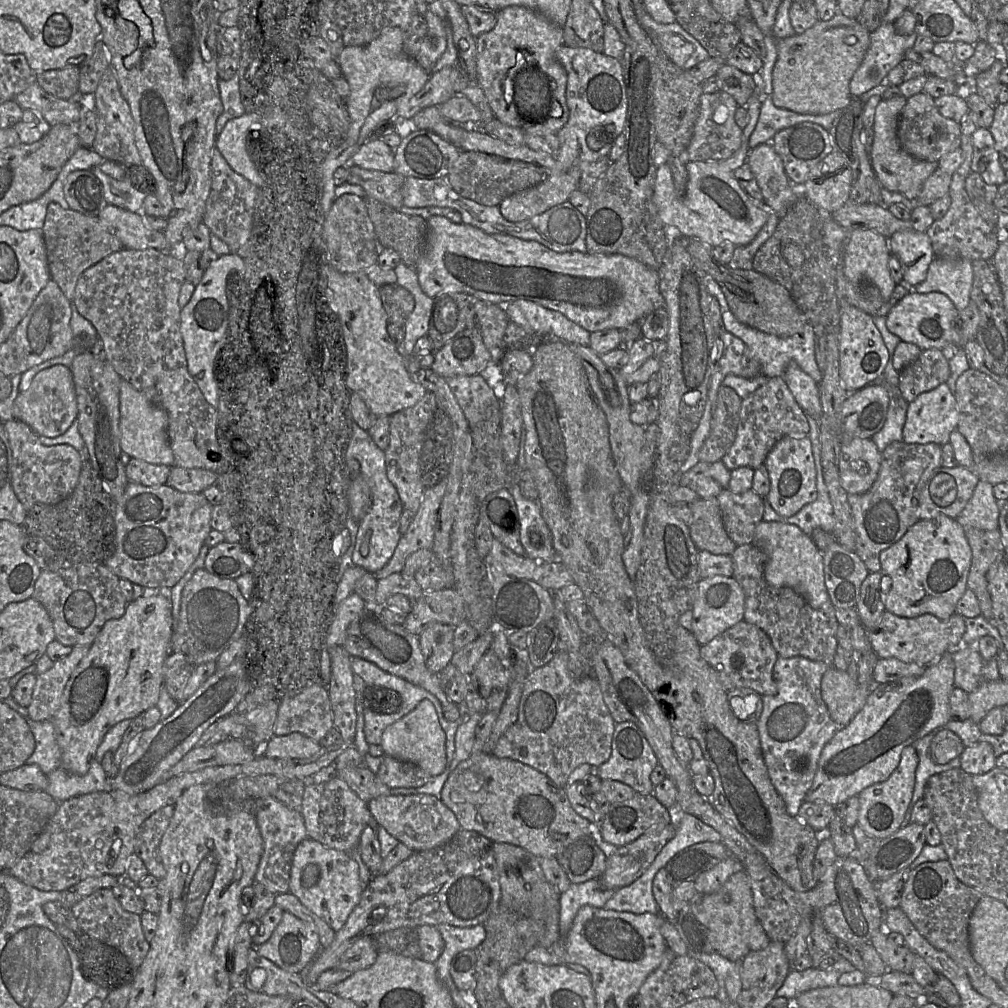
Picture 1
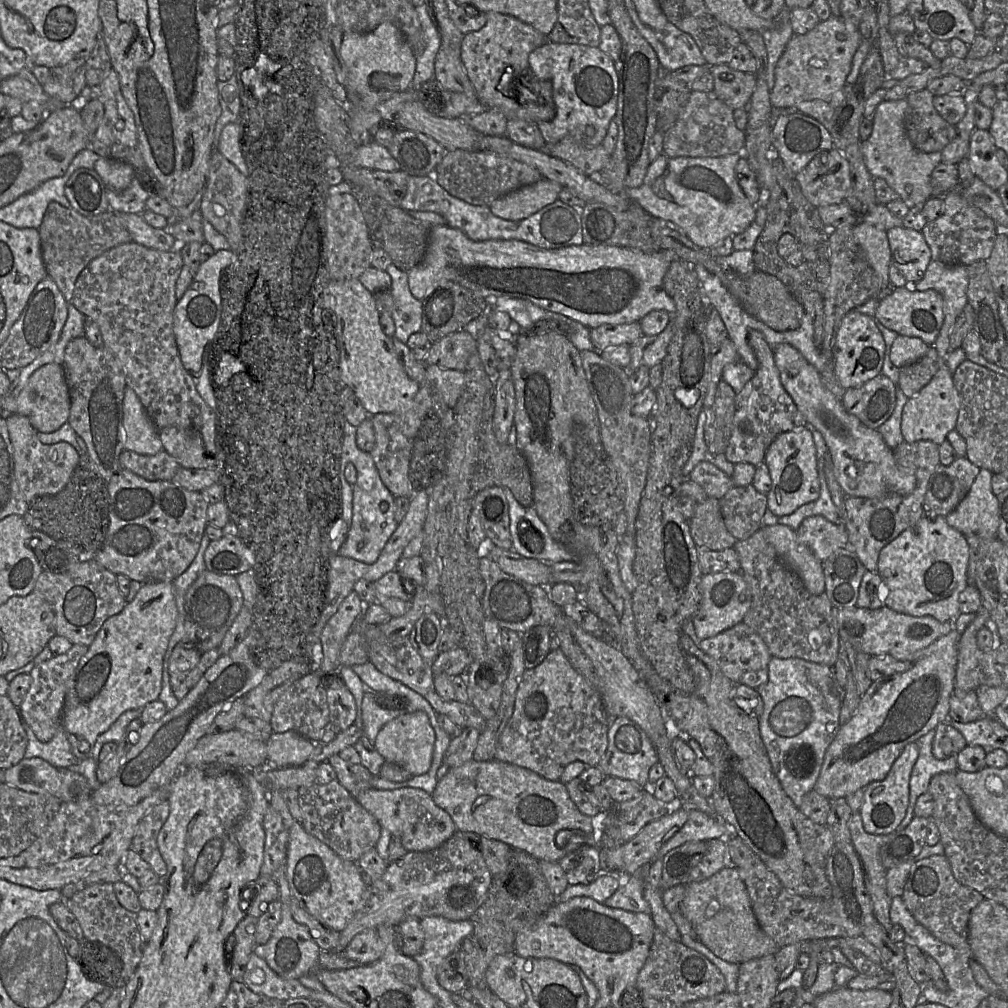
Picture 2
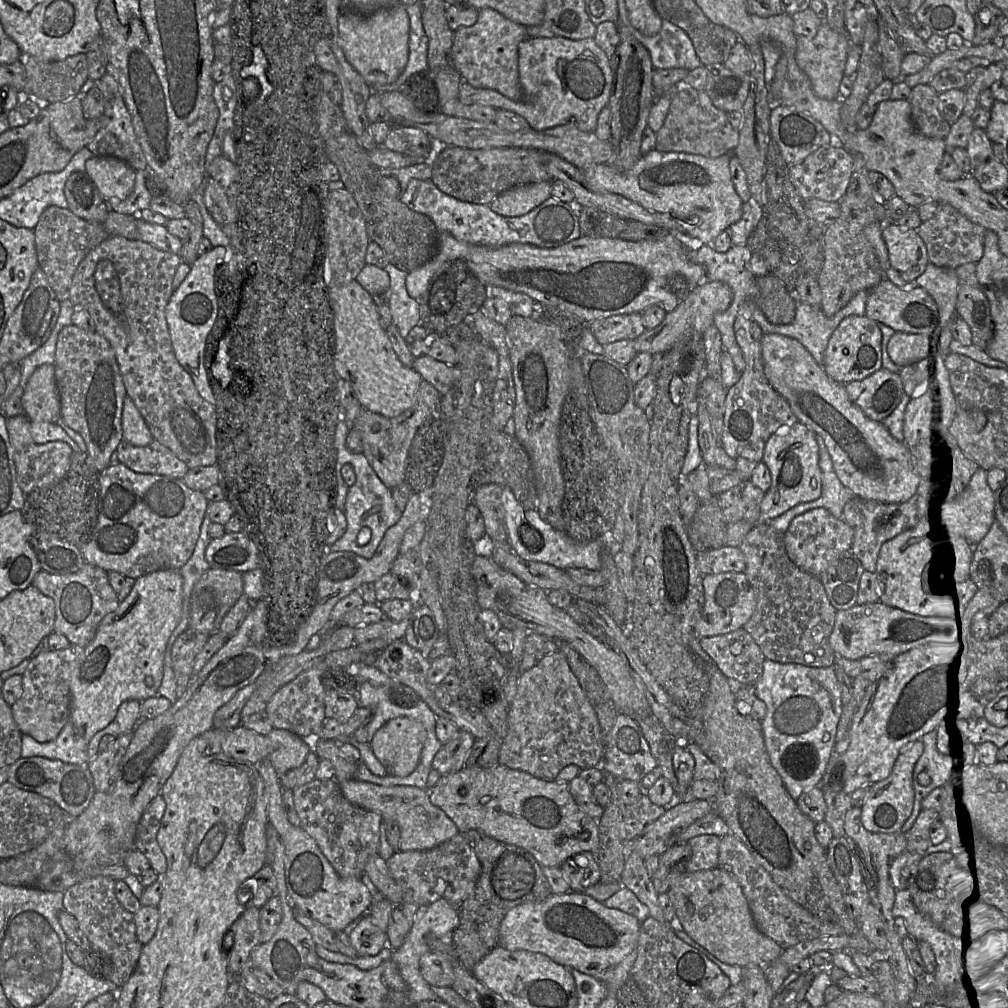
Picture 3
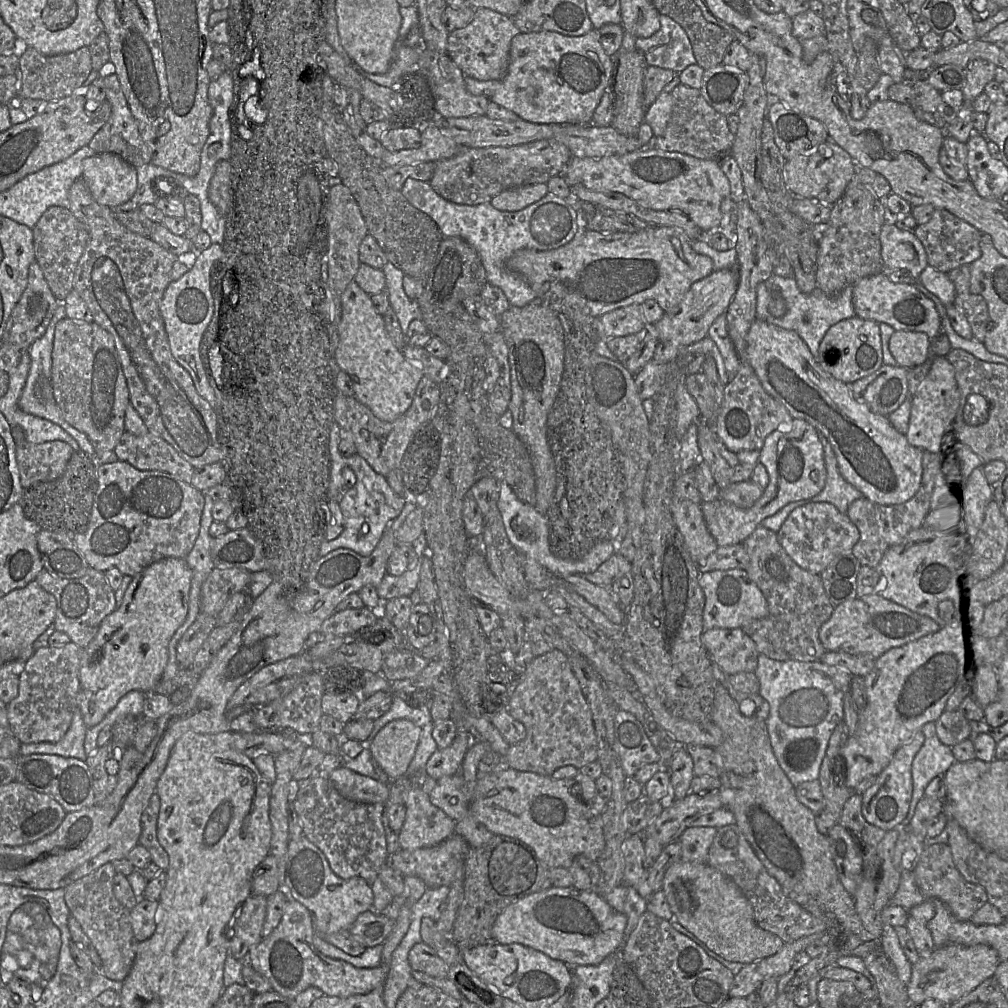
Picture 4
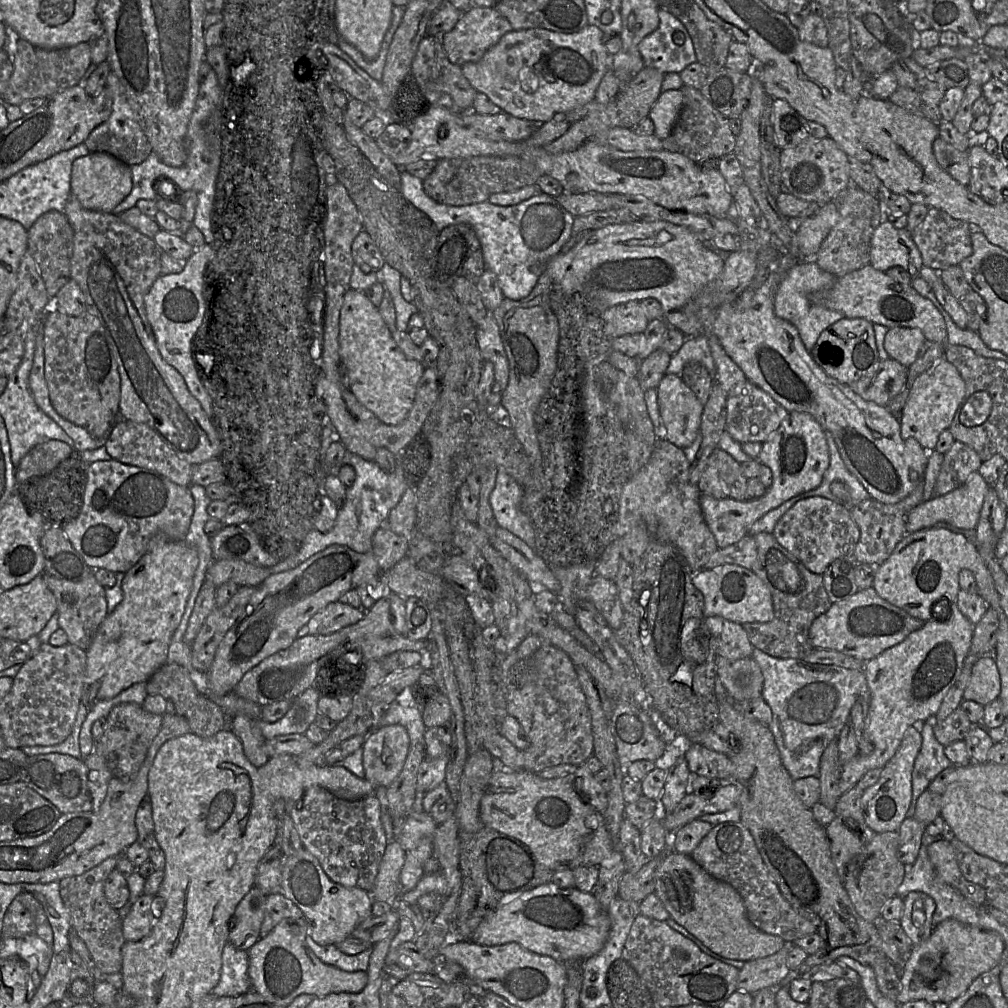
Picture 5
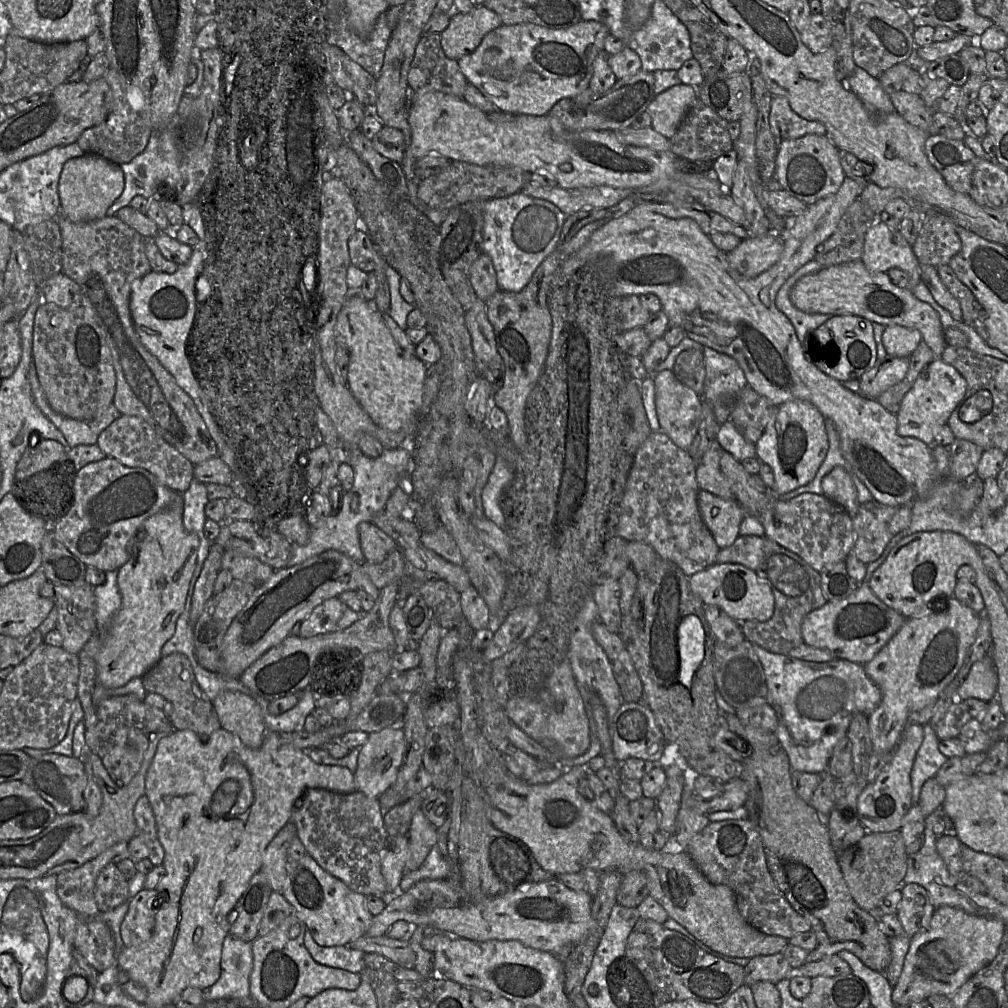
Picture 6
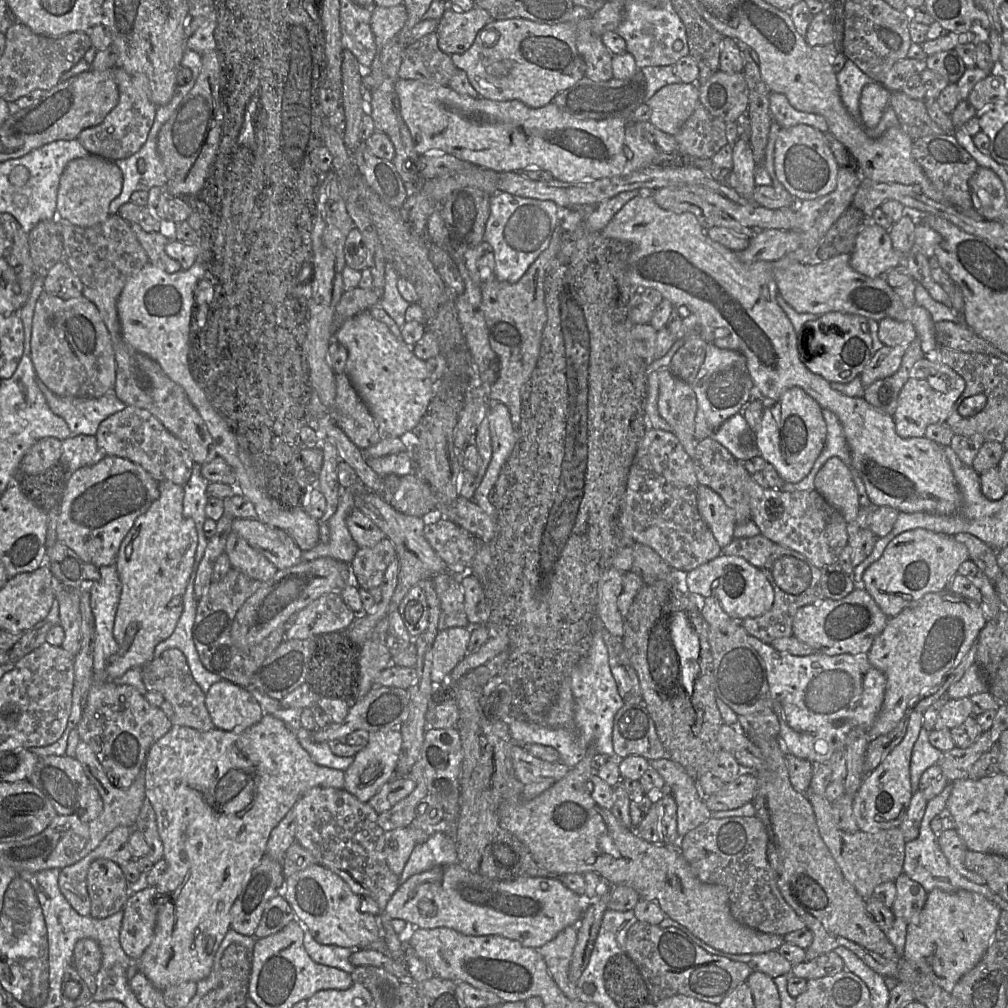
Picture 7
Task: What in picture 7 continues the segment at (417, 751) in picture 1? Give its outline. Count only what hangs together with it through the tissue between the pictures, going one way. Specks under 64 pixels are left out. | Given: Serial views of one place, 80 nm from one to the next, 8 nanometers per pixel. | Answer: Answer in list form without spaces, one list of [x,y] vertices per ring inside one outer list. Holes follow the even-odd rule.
[[[399,729],[379,730],[370,733],[367,744],[354,755],[353,763],[344,771],[344,790],[361,802],[368,802],[385,783],[395,776],[402,742],[402,733]]]

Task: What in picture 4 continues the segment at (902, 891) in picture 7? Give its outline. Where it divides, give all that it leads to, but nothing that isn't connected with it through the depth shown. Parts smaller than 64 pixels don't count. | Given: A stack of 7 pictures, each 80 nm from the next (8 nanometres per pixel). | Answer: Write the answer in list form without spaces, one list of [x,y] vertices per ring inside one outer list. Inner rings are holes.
[[[924,900],[908,912],[907,928],[920,957],[928,957],[935,950],[929,921],[934,917],[935,906],[932,901]]]

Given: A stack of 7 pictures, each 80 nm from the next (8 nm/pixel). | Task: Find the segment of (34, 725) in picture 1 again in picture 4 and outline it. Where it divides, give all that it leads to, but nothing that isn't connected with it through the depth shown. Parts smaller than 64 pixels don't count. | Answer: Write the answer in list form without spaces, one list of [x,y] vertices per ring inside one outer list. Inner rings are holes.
[[[76,709],[71,725],[60,741],[56,743],[21,743],[20,755],[28,756],[31,754],[50,754],[67,758],[78,758],[85,761],[87,759],[87,755],[84,750],[84,741],[87,729],[88,728],[83,721],[81,711]]]

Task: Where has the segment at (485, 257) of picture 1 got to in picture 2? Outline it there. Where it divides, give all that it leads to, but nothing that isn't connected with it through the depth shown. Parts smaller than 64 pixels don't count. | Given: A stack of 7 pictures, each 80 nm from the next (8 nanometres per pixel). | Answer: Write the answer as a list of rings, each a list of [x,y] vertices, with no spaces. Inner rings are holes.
[[[437,225],[430,228],[423,260],[408,272],[408,284],[411,294],[422,301],[431,295],[440,282],[454,282],[485,299],[499,296],[525,299],[542,309],[562,314],[593,329],[603,324],[640,322],[652,310],[665,310],[672,315],[676,305],[664,289],[663,278],[673,259],[678,258],[665,250],[646,253],[620,246],[585,243],[544,249],[520,240],[474,241],[457,228]]]

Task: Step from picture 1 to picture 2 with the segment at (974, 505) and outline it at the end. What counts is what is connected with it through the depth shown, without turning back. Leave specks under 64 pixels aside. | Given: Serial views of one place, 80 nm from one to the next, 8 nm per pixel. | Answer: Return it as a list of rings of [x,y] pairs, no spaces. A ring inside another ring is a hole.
[[[980,469],[968,494],[945,516],[951,527],[964,535],[976,534],[984,538],[997,536],[999,508],[997,496],[991,488],[992,475],[989,470]]]

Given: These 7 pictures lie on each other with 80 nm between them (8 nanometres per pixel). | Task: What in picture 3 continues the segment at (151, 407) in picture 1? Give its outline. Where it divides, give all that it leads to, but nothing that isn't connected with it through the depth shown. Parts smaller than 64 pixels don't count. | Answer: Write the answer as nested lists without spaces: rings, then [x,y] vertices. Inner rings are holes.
[[[128,395],[123,402],[122,429],[123,440],[133,446],[148,446],[154,441],[145,420]]]

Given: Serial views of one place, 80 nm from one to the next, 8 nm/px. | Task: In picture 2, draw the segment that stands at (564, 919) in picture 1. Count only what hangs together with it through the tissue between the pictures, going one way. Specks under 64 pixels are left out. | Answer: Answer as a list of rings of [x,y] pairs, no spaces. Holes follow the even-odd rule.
[[[604,871],[588,884],[568,885],[565,891],[556,897],[556,903],[583,896],[603,904],[624,881],[622,875]]]

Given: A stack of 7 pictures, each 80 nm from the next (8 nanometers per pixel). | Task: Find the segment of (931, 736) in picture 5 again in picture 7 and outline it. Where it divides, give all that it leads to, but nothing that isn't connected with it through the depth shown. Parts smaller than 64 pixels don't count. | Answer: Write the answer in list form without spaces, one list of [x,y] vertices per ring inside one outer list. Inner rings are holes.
[[[922,728],[914,744],[911,757],[910,778],[912,795],[919,790],[920,779],[924,771],[932,765],[938,764],[943,754],[943,752],[931,745],[929,742],[929,731]]]

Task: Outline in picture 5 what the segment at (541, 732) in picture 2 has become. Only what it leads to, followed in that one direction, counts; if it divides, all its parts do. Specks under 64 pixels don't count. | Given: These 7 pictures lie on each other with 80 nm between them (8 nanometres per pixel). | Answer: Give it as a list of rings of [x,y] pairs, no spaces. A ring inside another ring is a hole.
[[[544,644],[532,654],[535,680],[511,691],[507,712],[521,724],[529,746],[523,750],[523,769],[539,773],[559,764],[583,765],[594,755],[592,720],[576,666],[566,652]]]

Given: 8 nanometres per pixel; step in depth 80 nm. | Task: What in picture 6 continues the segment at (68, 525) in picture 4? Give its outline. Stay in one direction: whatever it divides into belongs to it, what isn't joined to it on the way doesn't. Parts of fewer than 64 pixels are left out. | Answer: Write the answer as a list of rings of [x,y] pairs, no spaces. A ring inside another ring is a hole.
[[[66,457],[37,473],[20,480],[15,479],[10,492],[28,513],[43,519],[48,526],[56,525],[72,507],[77,472],[73,461]]]

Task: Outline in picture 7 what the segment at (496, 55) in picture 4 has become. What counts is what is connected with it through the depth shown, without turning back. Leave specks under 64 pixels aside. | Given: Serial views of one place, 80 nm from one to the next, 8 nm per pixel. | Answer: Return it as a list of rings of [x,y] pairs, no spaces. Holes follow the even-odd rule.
[[[448,6],[438,20],[436,34],[439,49],[448,54],[463,54],[474,43],[477,34],[492,20],[489,13],[478,7],[459,12]]]

